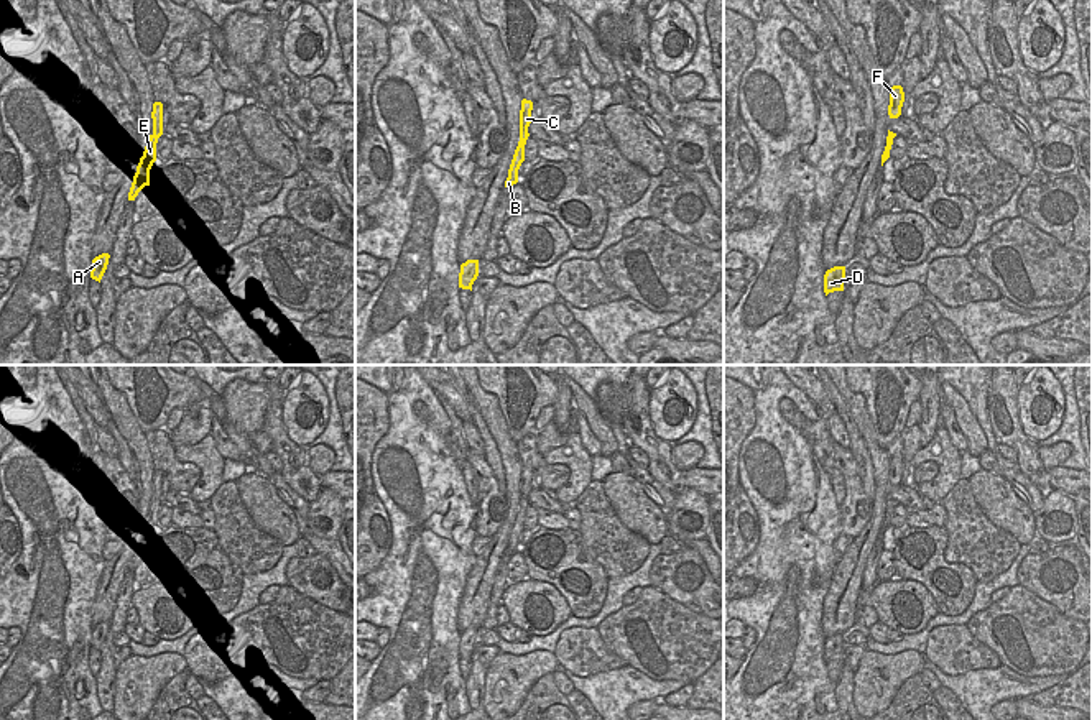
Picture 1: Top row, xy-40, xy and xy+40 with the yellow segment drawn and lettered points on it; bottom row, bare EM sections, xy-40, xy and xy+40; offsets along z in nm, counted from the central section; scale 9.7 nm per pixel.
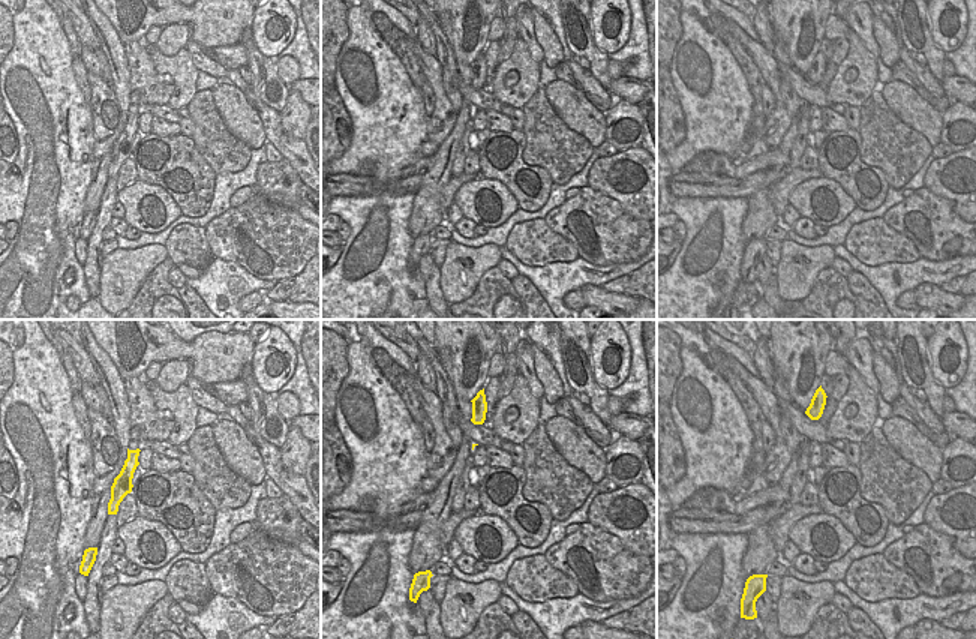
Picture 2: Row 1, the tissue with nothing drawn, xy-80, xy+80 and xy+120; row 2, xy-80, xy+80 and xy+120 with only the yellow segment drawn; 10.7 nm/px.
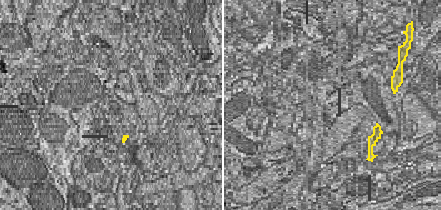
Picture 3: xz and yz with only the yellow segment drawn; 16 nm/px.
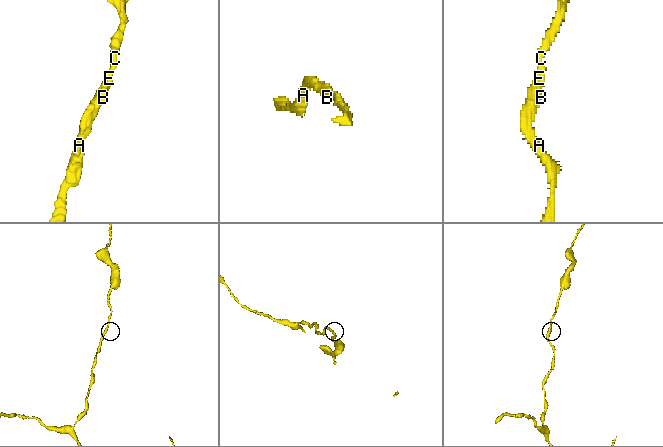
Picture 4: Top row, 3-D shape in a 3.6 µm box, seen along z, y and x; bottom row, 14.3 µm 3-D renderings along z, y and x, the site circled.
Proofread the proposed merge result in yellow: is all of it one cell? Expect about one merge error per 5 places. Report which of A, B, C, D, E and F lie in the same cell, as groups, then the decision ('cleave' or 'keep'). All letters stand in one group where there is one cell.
A B C D E F | keep

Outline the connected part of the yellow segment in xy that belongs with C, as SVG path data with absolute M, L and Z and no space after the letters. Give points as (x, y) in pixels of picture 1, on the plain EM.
M523 467L521 478L520 478L520 510L515 518L510 538L508 538L508 546L505 549L505 556L511 556L513 552L518 551L518 538L520 538L521 531L525 529L525 513L530 505L528 495L531 492L531 478L533 478L533 470Z

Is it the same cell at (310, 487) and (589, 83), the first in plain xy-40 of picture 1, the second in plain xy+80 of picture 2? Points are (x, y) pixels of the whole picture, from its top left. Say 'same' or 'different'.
different

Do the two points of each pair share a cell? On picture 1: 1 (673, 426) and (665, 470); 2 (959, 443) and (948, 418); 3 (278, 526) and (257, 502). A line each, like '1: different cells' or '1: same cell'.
1: different cells
2: same cell
3: same cell

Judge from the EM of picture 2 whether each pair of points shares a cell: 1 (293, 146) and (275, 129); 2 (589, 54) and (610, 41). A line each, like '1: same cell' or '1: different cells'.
1: same cell
2: different cells

